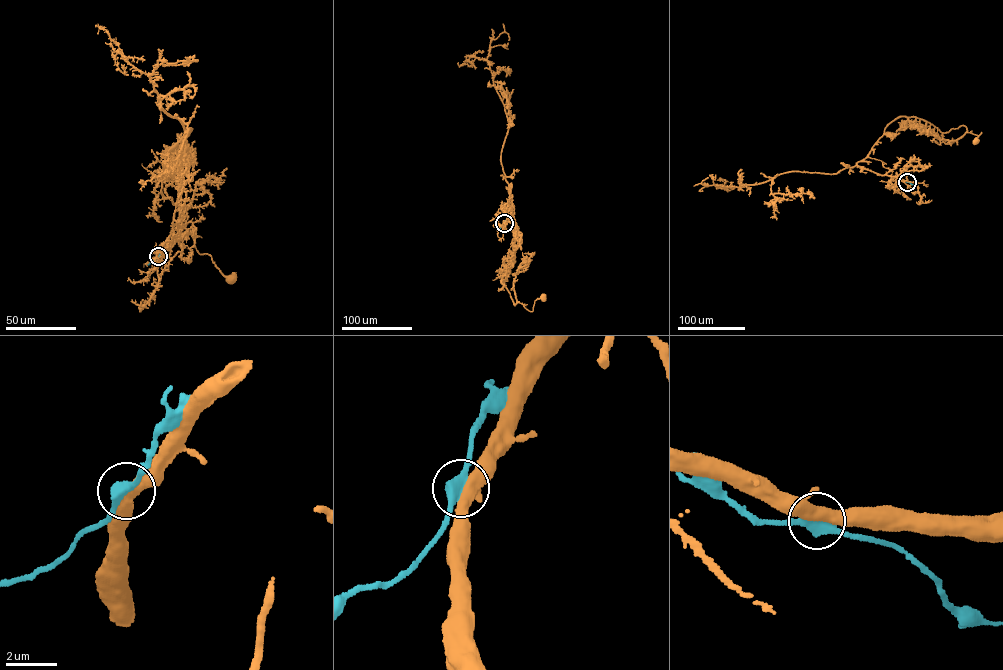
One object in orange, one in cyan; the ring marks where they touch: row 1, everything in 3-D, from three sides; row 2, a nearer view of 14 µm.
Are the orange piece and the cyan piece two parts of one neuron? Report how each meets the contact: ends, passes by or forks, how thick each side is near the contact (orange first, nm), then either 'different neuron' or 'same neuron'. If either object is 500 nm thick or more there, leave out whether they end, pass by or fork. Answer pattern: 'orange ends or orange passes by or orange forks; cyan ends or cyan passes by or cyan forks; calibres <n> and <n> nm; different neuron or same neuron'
orange forks; cyan passes by; calibres 360 and 400 nm; different neuron

